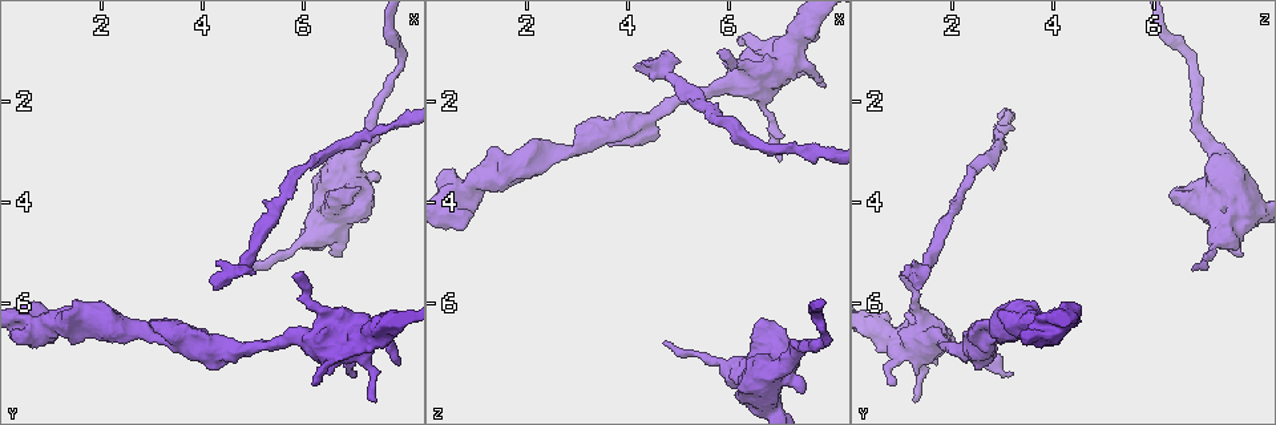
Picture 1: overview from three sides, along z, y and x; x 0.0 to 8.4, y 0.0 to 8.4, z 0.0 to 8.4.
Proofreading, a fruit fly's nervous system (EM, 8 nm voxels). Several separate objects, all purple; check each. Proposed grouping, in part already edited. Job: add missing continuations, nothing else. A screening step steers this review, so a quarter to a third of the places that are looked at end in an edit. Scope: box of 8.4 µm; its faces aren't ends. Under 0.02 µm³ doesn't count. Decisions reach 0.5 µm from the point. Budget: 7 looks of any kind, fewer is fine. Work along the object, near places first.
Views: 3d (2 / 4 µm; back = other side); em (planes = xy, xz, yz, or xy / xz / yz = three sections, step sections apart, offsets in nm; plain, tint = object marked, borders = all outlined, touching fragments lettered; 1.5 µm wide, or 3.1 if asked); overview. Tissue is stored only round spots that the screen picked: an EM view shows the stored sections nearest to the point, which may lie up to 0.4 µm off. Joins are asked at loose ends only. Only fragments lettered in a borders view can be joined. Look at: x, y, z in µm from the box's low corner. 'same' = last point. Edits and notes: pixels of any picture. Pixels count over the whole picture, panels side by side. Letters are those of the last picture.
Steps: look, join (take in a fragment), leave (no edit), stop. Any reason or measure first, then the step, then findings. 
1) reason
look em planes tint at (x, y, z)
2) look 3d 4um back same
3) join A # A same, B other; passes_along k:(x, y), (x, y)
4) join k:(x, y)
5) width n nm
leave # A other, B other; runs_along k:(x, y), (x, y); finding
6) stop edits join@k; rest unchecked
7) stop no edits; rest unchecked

thin end
look em yz step 4 tint at (6.20, 7.60, 0.90)

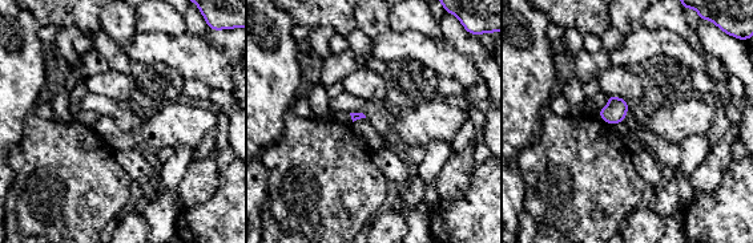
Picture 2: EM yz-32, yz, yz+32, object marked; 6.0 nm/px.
look em planes borders same

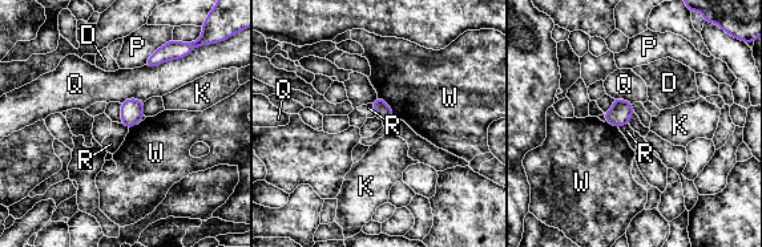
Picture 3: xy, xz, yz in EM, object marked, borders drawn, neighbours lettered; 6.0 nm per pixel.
leave # D other, K other, P other, Q other, R other, W other; border 3:(371, 104), (377, 116); none of them fits

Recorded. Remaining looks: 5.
free end
look 3d 2um at (7.00, 7.45, 3.20)

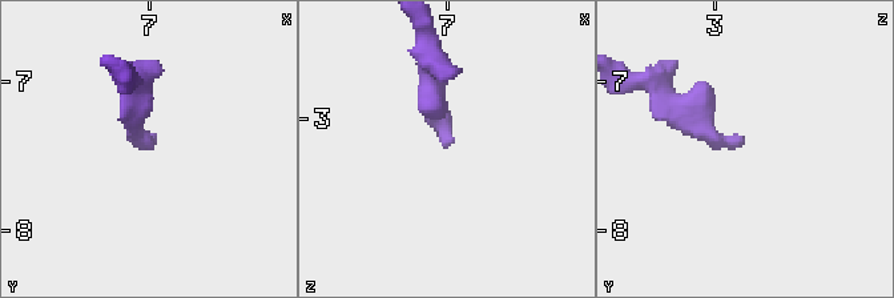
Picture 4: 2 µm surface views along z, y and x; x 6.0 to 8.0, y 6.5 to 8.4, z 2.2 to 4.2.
now the EM
look em planes plain at (6.98, 7.42, 3.20)

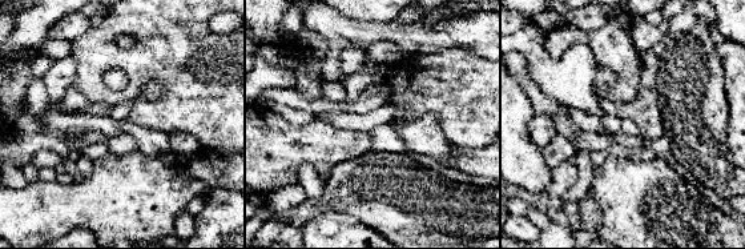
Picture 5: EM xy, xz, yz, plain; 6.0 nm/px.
look em planes borders same

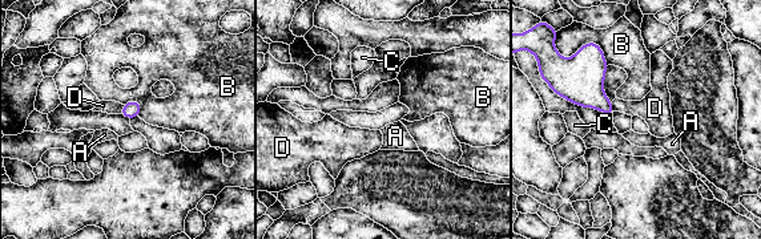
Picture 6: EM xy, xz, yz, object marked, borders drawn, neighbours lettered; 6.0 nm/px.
leave # A other, B other, C other, D other; border 6:(124, 105), (120, 113); none of them fits

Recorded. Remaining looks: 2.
stops while still wide
look 3d 2um back at (6.80, 5.05, 7.70)

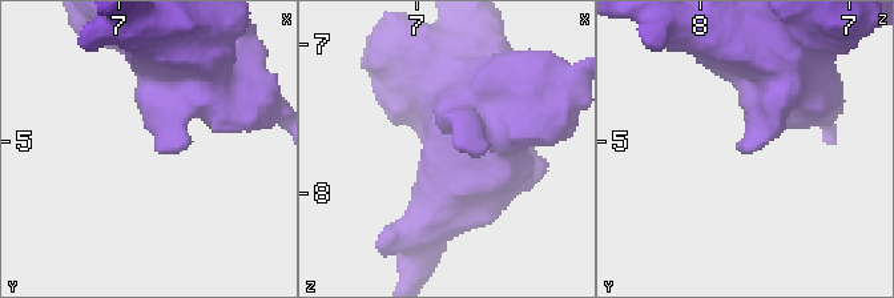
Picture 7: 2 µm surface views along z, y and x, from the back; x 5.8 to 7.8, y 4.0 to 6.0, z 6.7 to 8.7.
shape alone is not enough
look em planes borders at (6.74, 5.06, 7.68)

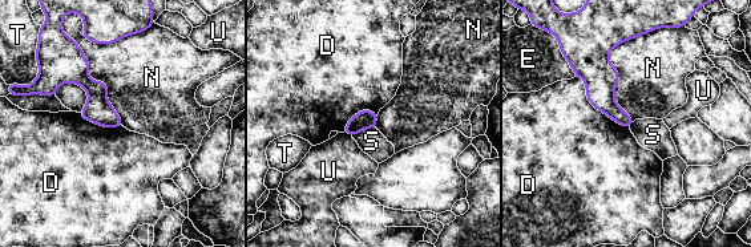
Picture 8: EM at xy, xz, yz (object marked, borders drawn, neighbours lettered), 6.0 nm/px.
leave # D other, E other, N other, S other, T other, U other; border 8:(576, 76), (597, 109), (629, 128); no lettered fragment goes on from it

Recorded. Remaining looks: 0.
stop no edits; rest unchecked

